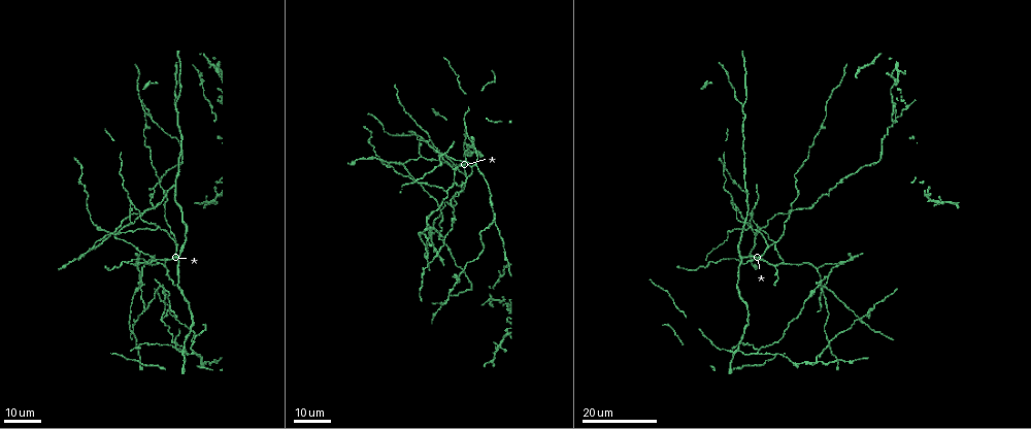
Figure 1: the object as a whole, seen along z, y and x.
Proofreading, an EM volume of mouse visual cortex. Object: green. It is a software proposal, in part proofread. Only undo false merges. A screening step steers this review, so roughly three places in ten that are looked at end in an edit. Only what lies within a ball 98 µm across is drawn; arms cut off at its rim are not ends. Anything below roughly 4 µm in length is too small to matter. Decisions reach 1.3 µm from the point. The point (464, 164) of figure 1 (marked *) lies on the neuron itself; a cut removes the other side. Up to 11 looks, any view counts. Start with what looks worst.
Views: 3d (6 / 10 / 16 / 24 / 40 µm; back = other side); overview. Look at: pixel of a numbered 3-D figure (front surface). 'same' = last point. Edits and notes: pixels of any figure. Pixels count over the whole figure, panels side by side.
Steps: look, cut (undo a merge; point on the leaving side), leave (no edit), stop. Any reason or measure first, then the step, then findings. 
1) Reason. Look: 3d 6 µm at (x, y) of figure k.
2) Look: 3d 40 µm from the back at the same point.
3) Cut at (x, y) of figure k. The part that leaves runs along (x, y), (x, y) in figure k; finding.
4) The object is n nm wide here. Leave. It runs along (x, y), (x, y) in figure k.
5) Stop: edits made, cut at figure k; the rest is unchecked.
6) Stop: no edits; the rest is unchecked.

Branch point. Look: 3d 16 µm at (130, 202) of figure 1.

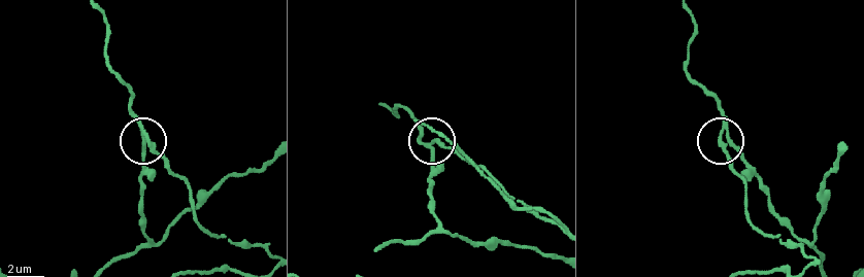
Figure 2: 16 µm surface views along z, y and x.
Look: 3d 10 µm at (435, 150) of figure 2.

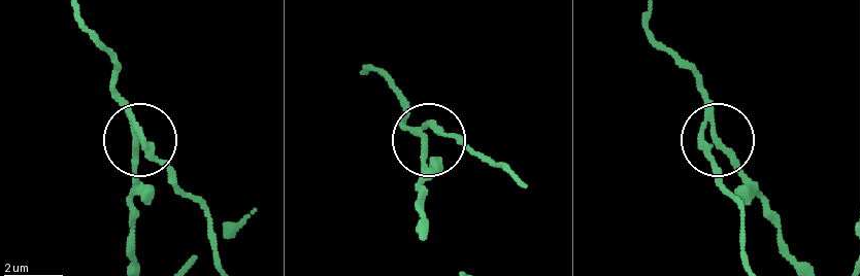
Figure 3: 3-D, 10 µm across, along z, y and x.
3 arms meet here. Cut at (427, 146) of figure 3. The part that leaves runs along (418, 130), (425, 139), (418, 226) in figure 3; two neurons meet here.

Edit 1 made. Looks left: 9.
Look: overview.

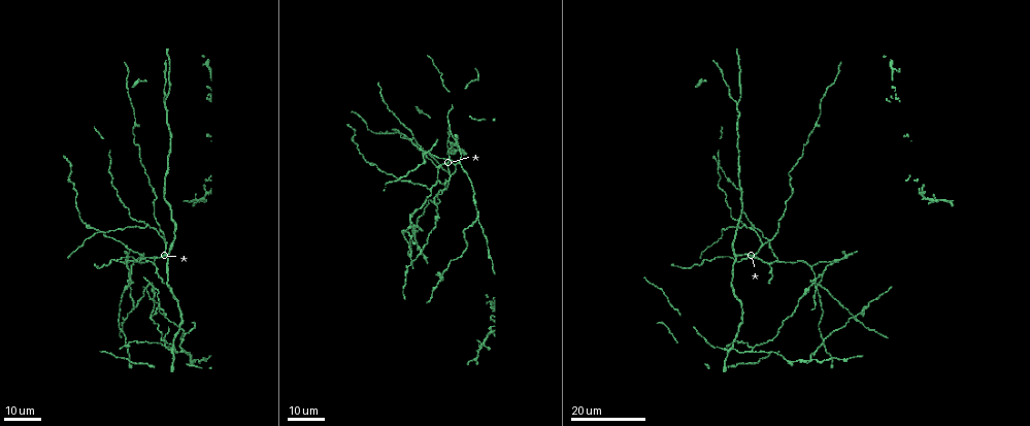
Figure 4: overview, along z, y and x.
A fork. Look: 3d 24 µm at (744, 226) of figure 4.

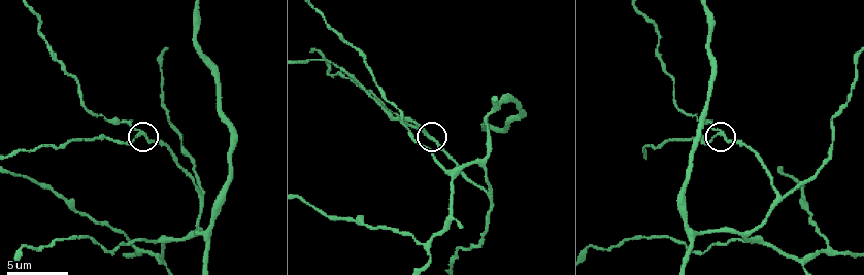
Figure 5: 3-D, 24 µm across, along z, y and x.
Look: 3d 10 µm at (139, 131) of figure 5.

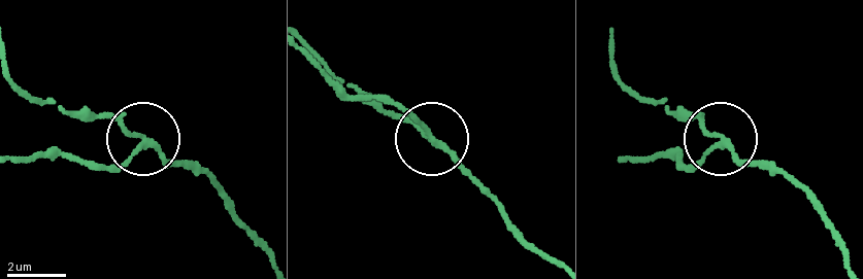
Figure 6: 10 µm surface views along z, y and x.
The object is 160 nm wide here. Leave. It runs along (558, 266), (386, 100) in figure 6; continuous, no second neuron.

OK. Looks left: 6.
Three-way junction. Look: 3d 16 µm at (477, 222) of figure 4.

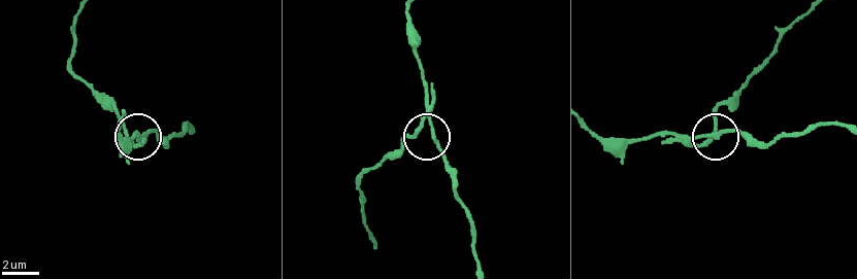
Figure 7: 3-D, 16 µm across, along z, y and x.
Look: 3d 6 µm at (704, 135) of figure 7.

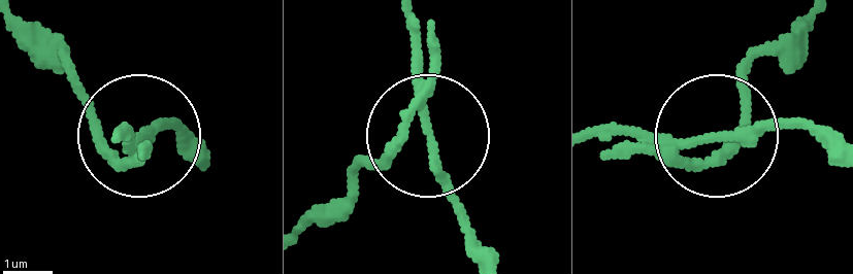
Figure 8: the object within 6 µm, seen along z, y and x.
Cut at (105, 158) of figure 8. The part that leaves runs along (434, 90), (397, 146), (310, 212) in figure 8; two neurons meet here.

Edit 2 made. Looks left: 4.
Arms part here. Look: 3d 24 µm at (753, 352) of figure 4.

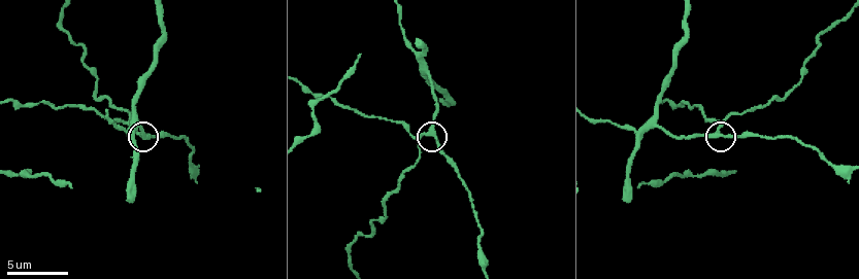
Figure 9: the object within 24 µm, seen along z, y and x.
Look: 3d 10 µm at (431, 131) of figure 9.

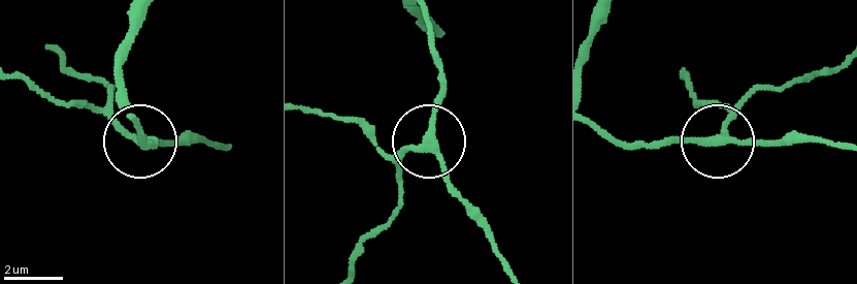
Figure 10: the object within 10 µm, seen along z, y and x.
3 arms meet here. Leave. It runs along (423, 17), (442, 90), (430, 150), (450, 187), (485, 221) in figure 10; one neuron here.

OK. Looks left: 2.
Side arm on a straight run. Look: 3d 10 µm at (781, 198) of figure 5.

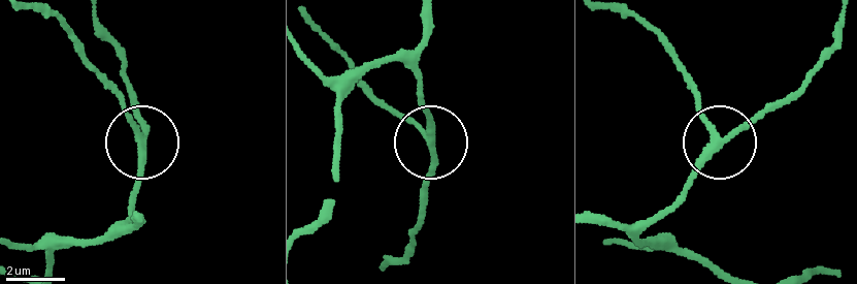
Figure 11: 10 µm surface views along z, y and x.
The side arm is 48 µm long. Leave. It runs along (418, 53), (418, 99), (432, 138), (384, 104) in figure 11; one neuron here.

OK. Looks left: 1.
A fork. Look: 3d 6 µm at (164, 261) of figure 5.

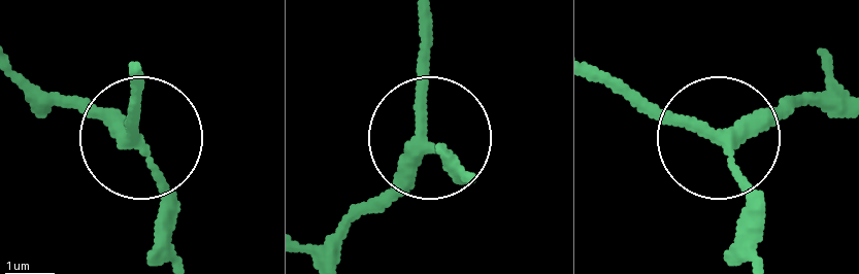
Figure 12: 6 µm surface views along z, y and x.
The object is 240 nm wide here. Cut at (173, 209) of figure 12. Two neurons meet here.

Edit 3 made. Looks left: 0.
Stop: edits made, cut at figure 3, cut at figure 8, cut at figure 12; the rest is unchecked.

